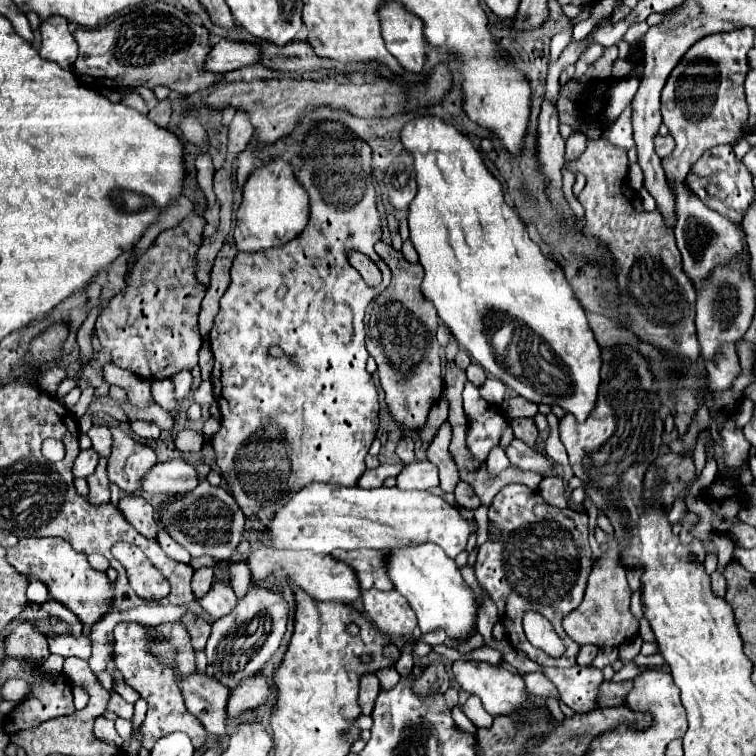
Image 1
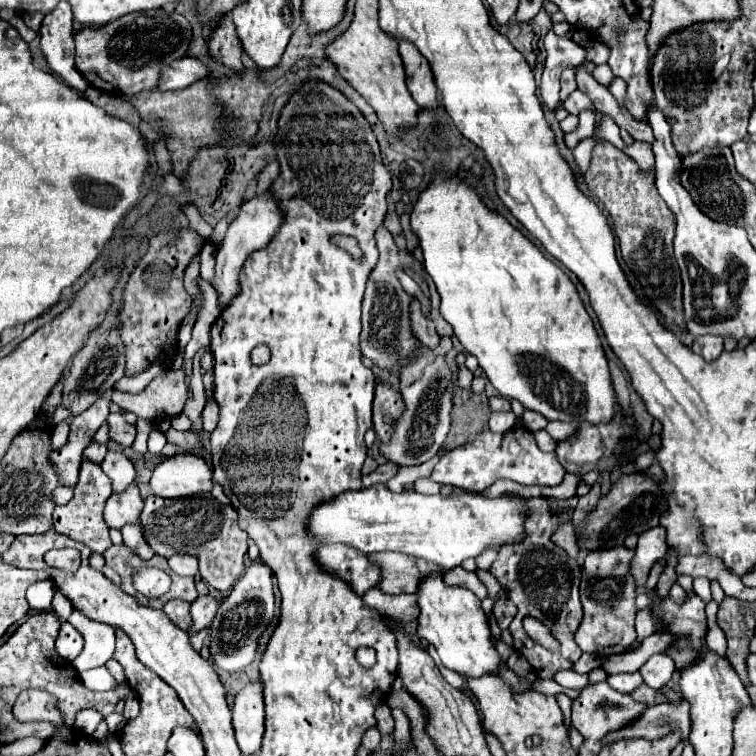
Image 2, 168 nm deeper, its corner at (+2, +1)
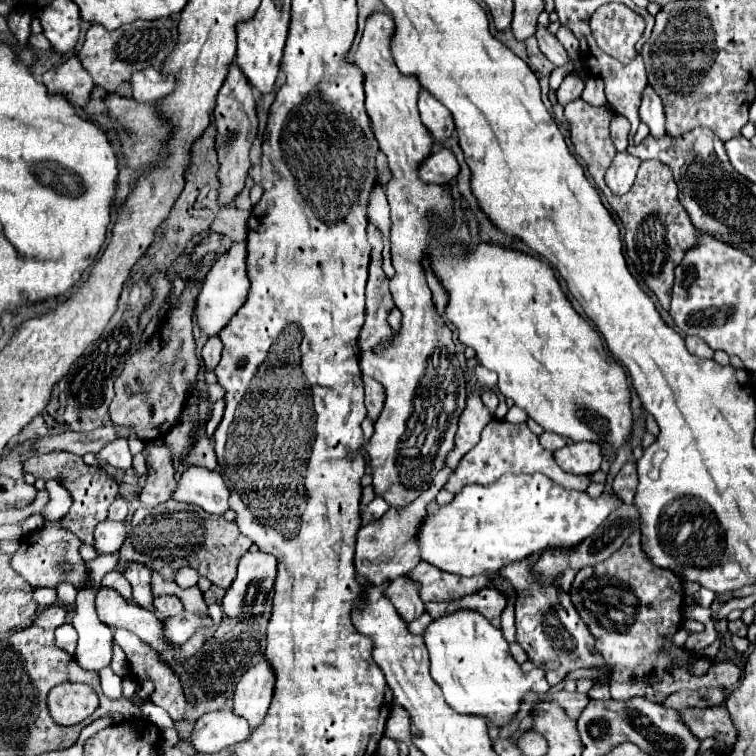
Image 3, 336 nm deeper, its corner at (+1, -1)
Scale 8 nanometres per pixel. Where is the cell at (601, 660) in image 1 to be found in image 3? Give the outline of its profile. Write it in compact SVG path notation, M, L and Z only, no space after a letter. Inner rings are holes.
M460 608L438 616L428 624L424 642L430 652L430 674L434 682L438 682L444 690L446 702L462 714L488 716L496 726L502 726L518 712L520 700L528 690L550 690L550 684L540 668L534 668L532 672L520 670L500 628L476 610Z

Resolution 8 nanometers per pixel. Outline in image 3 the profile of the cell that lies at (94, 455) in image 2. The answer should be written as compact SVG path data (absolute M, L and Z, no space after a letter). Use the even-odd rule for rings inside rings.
M118 438L110 444L106 444L102 450L100 450L100 458L102 462L114 466L114 468L130 468L132 466L132 456L130 456L130 448L128 448L128 442L126 438Z

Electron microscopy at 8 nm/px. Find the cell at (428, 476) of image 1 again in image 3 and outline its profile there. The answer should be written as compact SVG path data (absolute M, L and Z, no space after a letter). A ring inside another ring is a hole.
M490 422L482 430L480 442L452 470L452 474L450 474L450 478L448 478L444 488L448 492L452 492L452 494L458 494L464 484L488 486L488 484L496 482L506 472L510 472L510 474L534 474L534 472L540 472L540 474L548 476L554 484L560 484L566 490L586 490L586 486L590 484L590 480L586 476L576 476L576 474L564 472L554 462L554 456L540 446L538 436L534 432L530 432L530 428L526 424Z

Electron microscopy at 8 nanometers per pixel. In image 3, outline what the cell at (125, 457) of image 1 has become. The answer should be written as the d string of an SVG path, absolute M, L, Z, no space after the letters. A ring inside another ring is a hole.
M104 520L98 524L96 532L94 532L94 540L96 540L96 550L100 554L106 552L116 552L120 550L120 546L126 540L126 532L128 532L128 522L114 522L114 520Z

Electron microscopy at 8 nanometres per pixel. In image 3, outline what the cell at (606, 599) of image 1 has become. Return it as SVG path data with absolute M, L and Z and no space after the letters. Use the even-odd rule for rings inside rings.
M640 534L638 536L630 536L622 548L618 552L614 552L608 560L596 564L596 566L586 566L582 568L570 588L570 596L572 602L576 606L576 610L580 612L582 620L586 622L590 634L596 640L596 650L604 656L606 664L610 664L612 670L612 686L610 686L610 694L616 700L628 700L630 696L642 696L642 698L650 698L654 702L662 702L668 694L678 692L678 690L698 690L698 688L730 688L740 680L740 668L734 666L732 662L716 662L710 666L710 672L706 676L694 676L688 674L682 668L676 668L672 664L672 658L686 658L688 652L680 646L674 646L666 640L666 654L660 654L660 650L664 648L664 636L672 636L682 622L682 606L684 606L684 588L682 588L682 580L678 576L674 576L674 572L664 570L664 568L656 568L654 564L650 564L644 558L644 552L640 548ZM616 610L634 610L634 620L628 624L628 630L624 630L622 626L618 626L616 618Z

